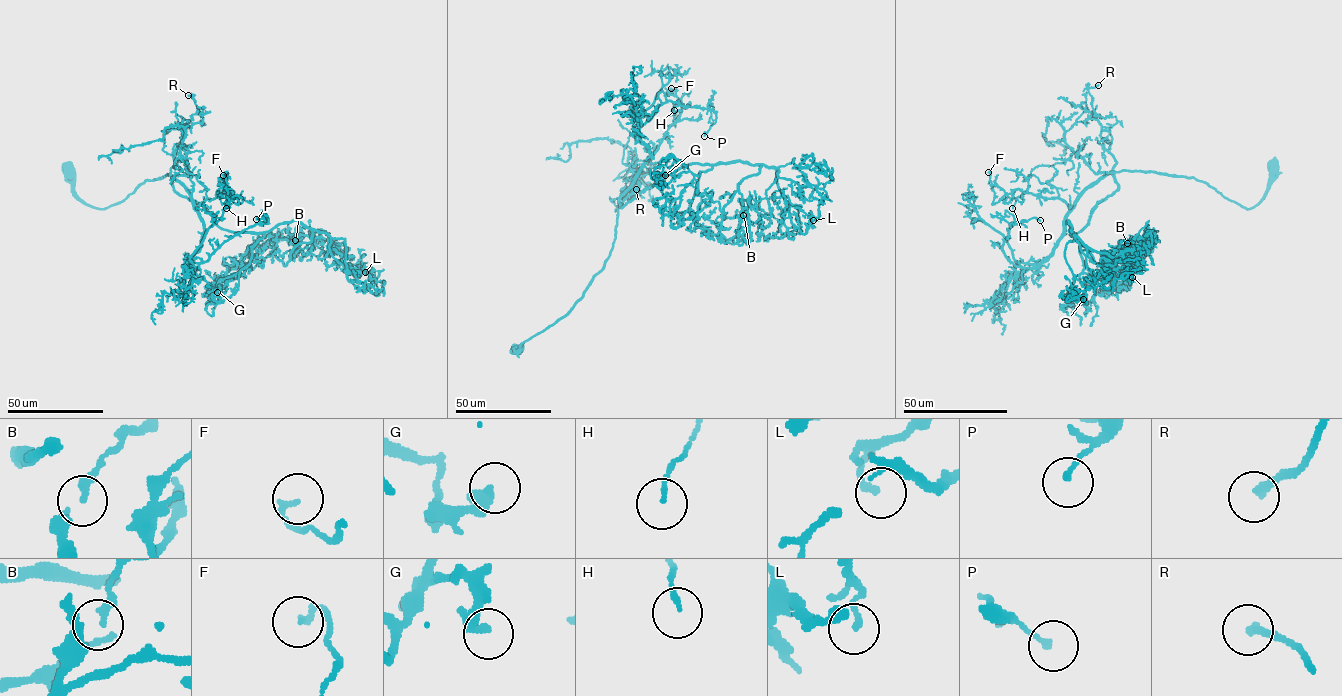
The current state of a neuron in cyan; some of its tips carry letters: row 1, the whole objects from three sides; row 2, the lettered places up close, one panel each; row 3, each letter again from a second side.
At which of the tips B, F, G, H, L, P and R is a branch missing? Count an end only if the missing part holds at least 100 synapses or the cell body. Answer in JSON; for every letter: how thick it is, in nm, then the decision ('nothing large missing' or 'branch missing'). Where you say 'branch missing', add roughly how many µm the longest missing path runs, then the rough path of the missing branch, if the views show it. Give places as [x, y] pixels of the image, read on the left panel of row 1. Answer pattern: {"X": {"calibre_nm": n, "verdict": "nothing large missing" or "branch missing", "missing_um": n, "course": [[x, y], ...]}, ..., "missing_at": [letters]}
{"B": {"calibre_nm": 180, "verdict": "nothing large missing"}, "F": {"calibre_nm": 160, "verdict": "nothing large missing"}, "G": {"calibre_nm": 340, "verdict": "nothing large missing"}, "H": {"calibre_nm": 120, "verdict": "nothing large missing"}, "L": {"calibre_nm": 170, "verdict": "nothing large missing"}, "P": {"calibre_nm": 130, "verdict": "nothing large missing"}, "R": {"calibre_nm": 240, "verdict": "nothing large missing"}, "missing_at": []}

